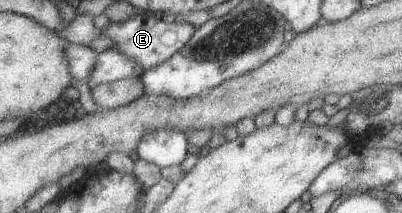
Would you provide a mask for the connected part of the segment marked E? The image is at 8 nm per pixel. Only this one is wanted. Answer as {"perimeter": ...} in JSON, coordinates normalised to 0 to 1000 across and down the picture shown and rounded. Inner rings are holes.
{"perimeter":[[[336,75],[303,108],[279,108],[269,131],[251,146],[251,169],[276,178],[284,207],[274,230],[296,235],[306,258],[338,286],[358,338],[366,319],[378,319],[405,282],[420,277],[443,230],[458,216],[483,146],[483,122],[470,108],[413,108],[403,89]]]}

